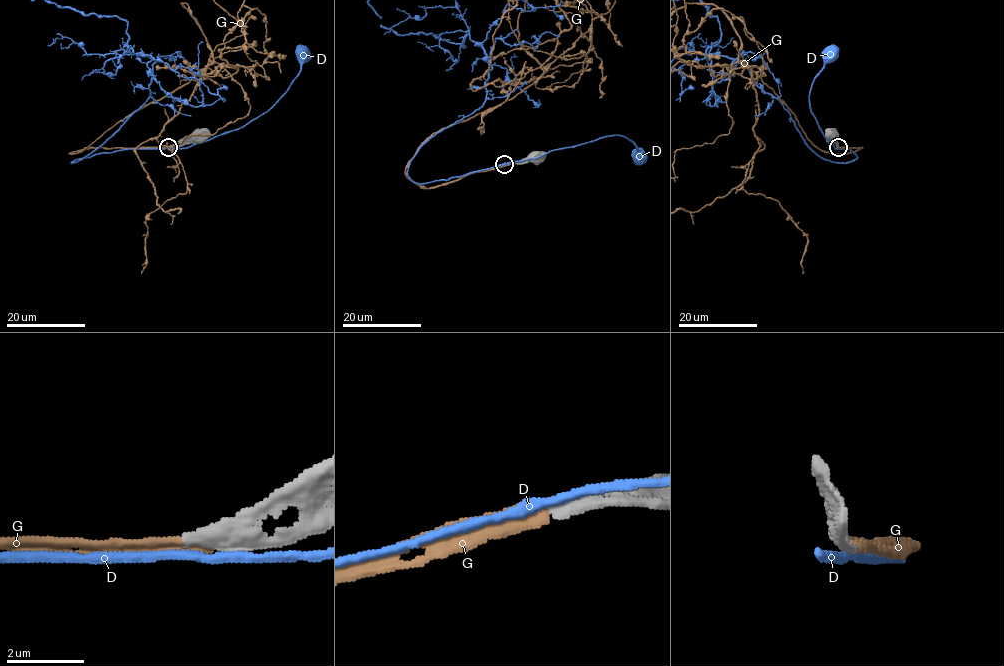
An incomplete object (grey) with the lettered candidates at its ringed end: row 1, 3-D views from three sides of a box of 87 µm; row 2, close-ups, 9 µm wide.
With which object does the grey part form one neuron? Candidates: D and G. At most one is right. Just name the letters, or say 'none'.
G

